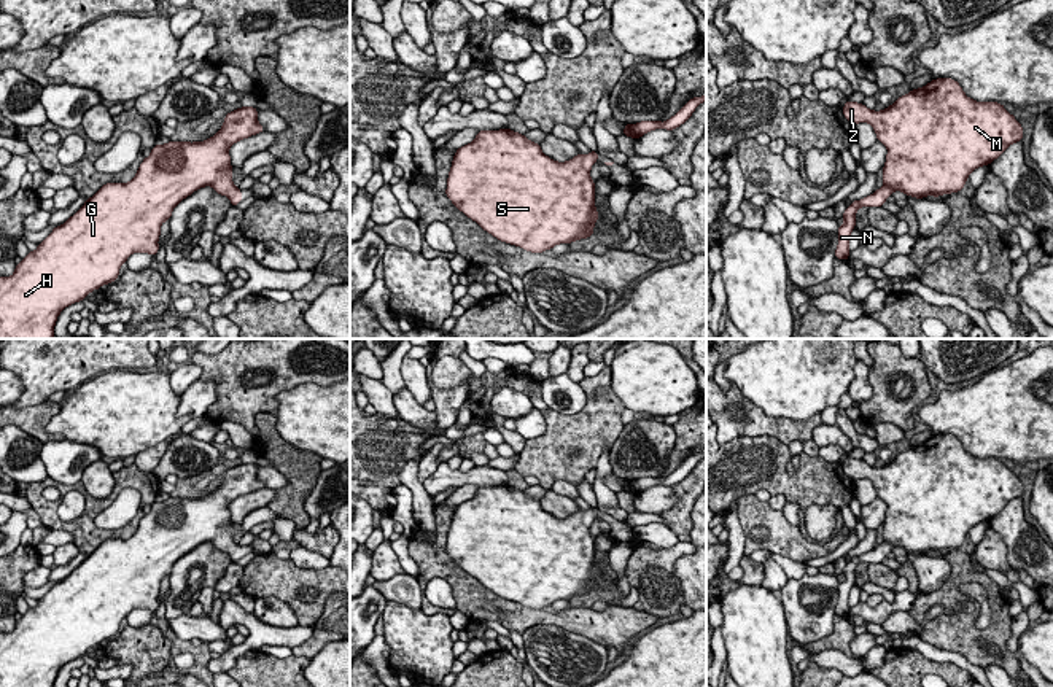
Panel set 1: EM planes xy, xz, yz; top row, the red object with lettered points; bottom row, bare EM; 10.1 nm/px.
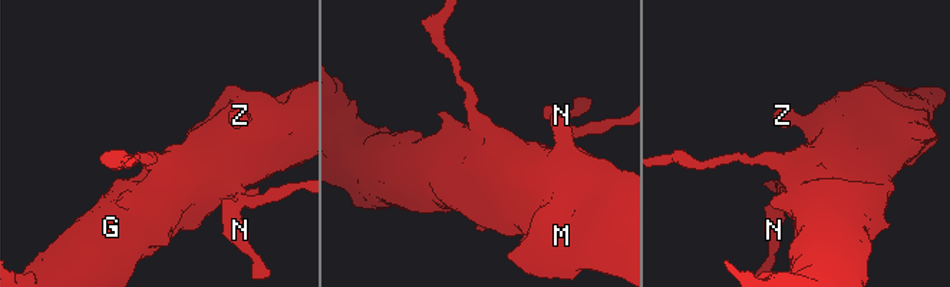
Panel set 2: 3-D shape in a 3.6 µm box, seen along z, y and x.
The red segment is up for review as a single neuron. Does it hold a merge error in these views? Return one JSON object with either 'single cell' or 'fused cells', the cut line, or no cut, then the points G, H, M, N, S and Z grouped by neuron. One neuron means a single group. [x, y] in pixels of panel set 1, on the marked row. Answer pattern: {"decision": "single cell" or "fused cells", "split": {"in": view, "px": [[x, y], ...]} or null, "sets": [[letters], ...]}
{"decision": "single cell", "split": null, "sets": [["G", "H", "M", "N", "S", "Z"]]}

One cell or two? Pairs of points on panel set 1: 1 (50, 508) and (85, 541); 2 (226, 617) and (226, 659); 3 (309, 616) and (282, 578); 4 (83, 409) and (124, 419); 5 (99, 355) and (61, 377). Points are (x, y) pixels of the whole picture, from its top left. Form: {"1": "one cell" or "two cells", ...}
{"1": "one cell", "2": "one cell", "3": "one cell", "4": "one cell", "5": "one cell"}

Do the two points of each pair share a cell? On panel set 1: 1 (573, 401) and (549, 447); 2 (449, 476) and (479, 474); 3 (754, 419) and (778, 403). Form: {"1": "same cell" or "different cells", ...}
{"1": "different cells", "2": "same cell", "3": "different cells"}

